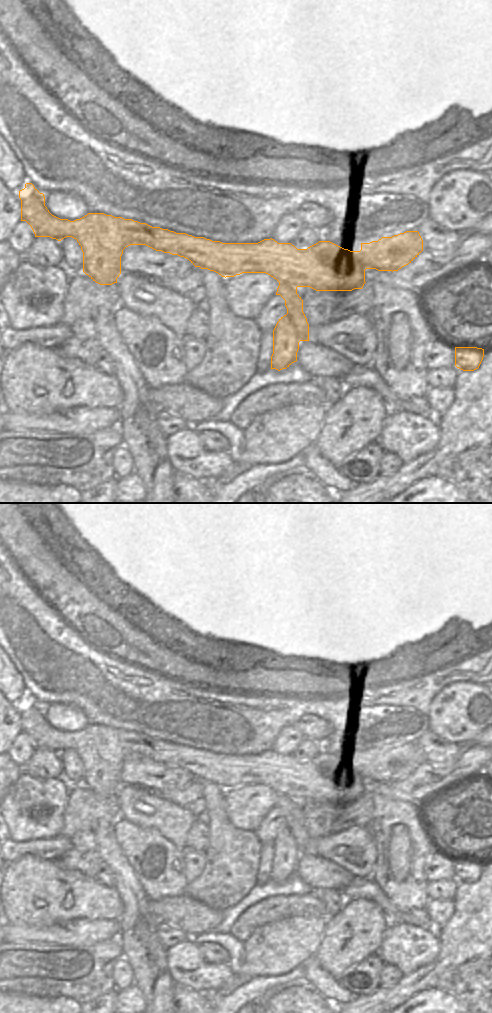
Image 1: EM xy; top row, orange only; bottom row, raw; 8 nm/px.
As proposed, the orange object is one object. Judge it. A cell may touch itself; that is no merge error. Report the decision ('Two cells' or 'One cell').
Two cells.

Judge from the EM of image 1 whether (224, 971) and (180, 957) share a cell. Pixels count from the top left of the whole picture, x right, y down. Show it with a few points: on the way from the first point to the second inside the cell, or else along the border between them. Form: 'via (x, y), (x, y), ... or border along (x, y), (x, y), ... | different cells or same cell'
via (213, 971), (203, 971), (198, 966), (191, 966) | same cell

